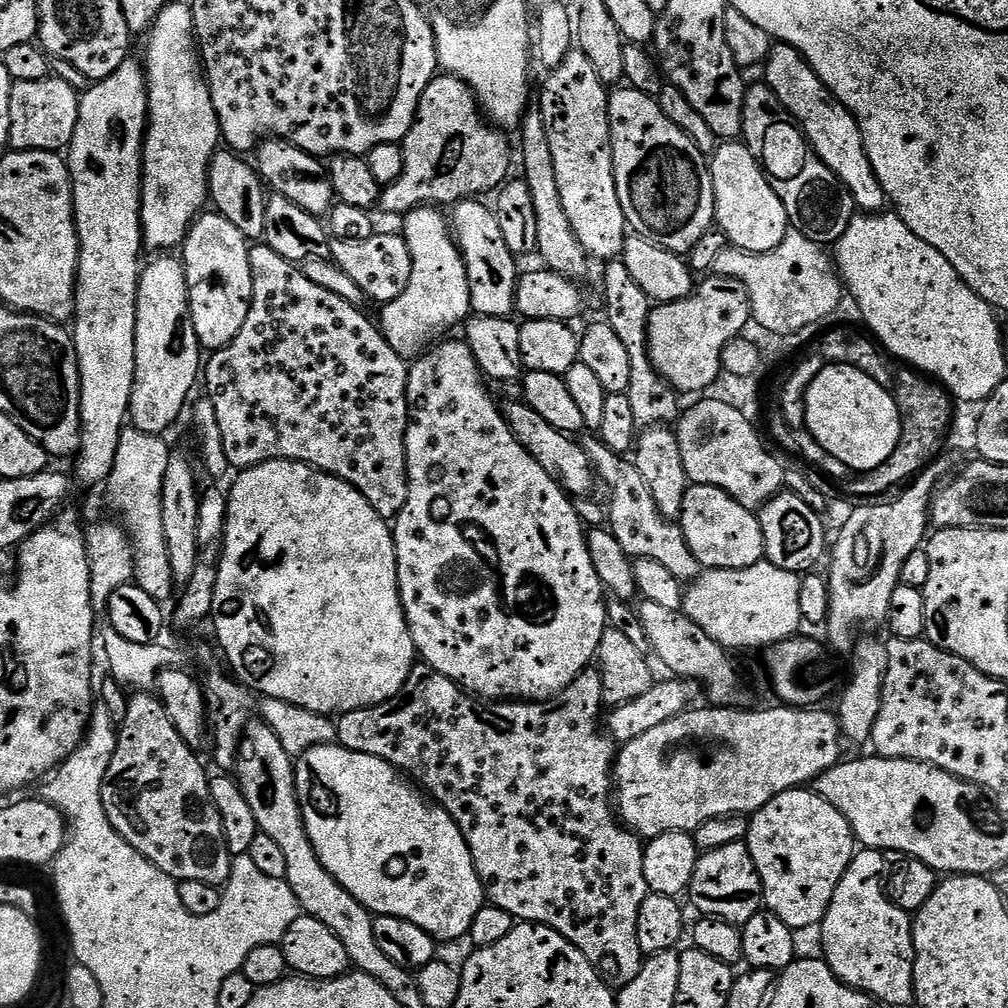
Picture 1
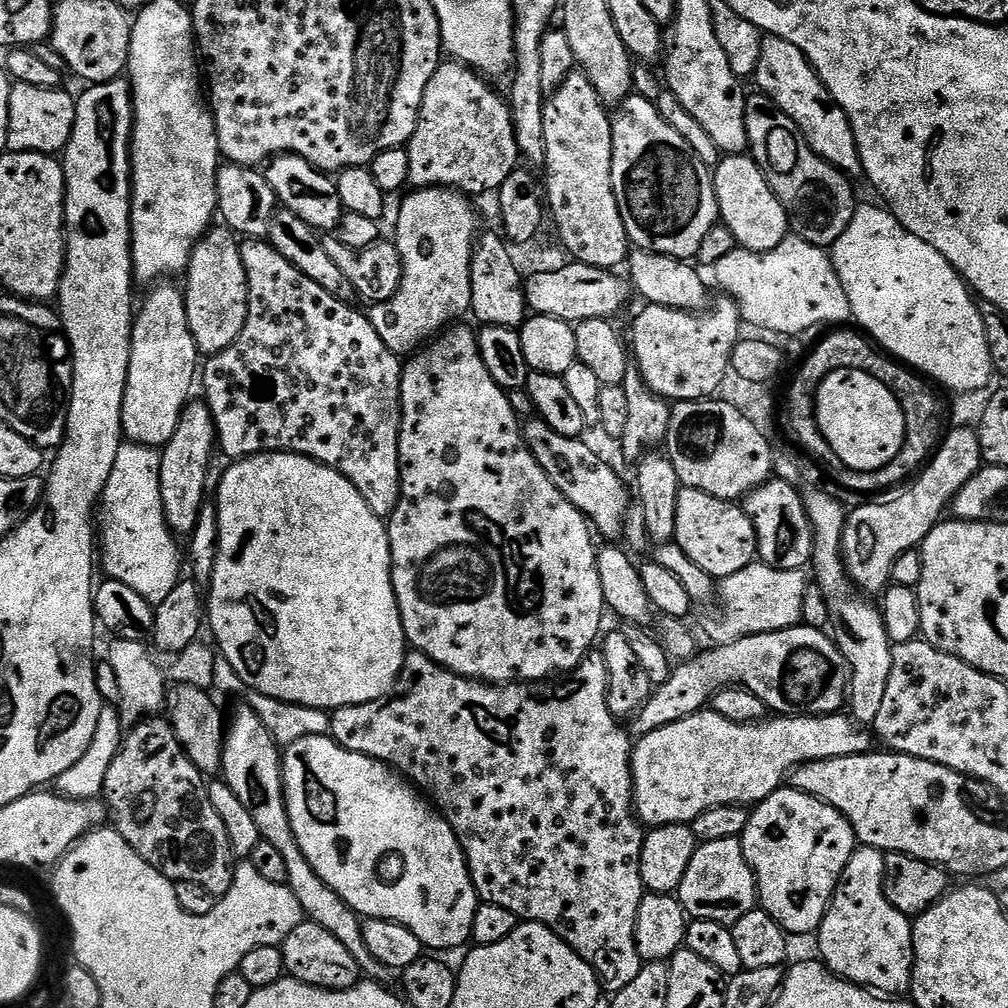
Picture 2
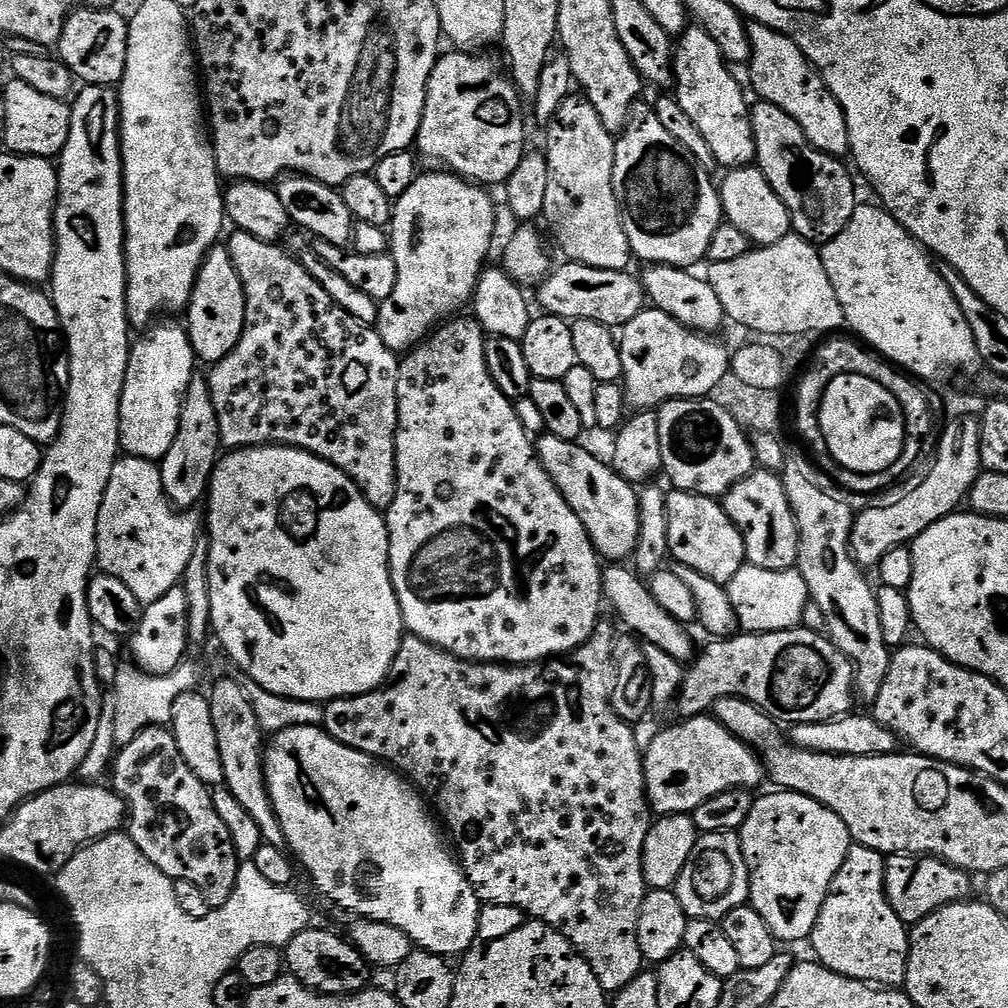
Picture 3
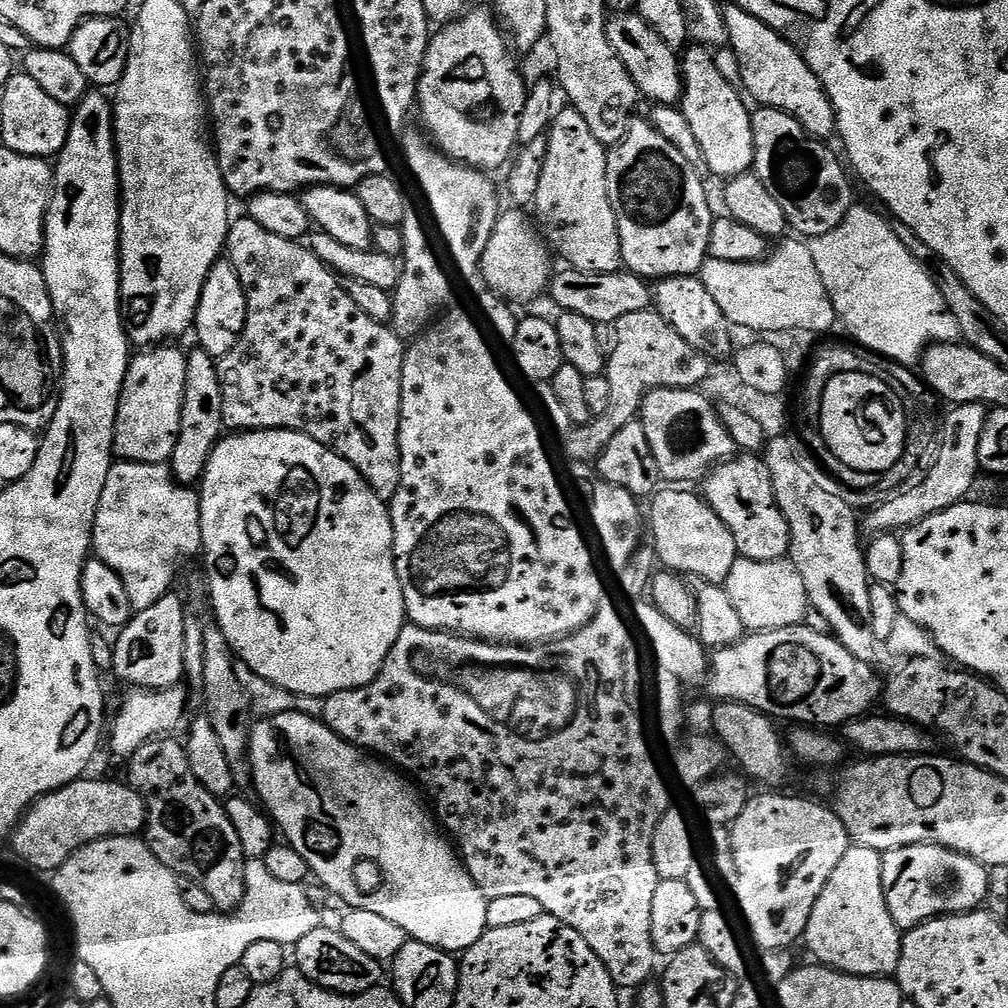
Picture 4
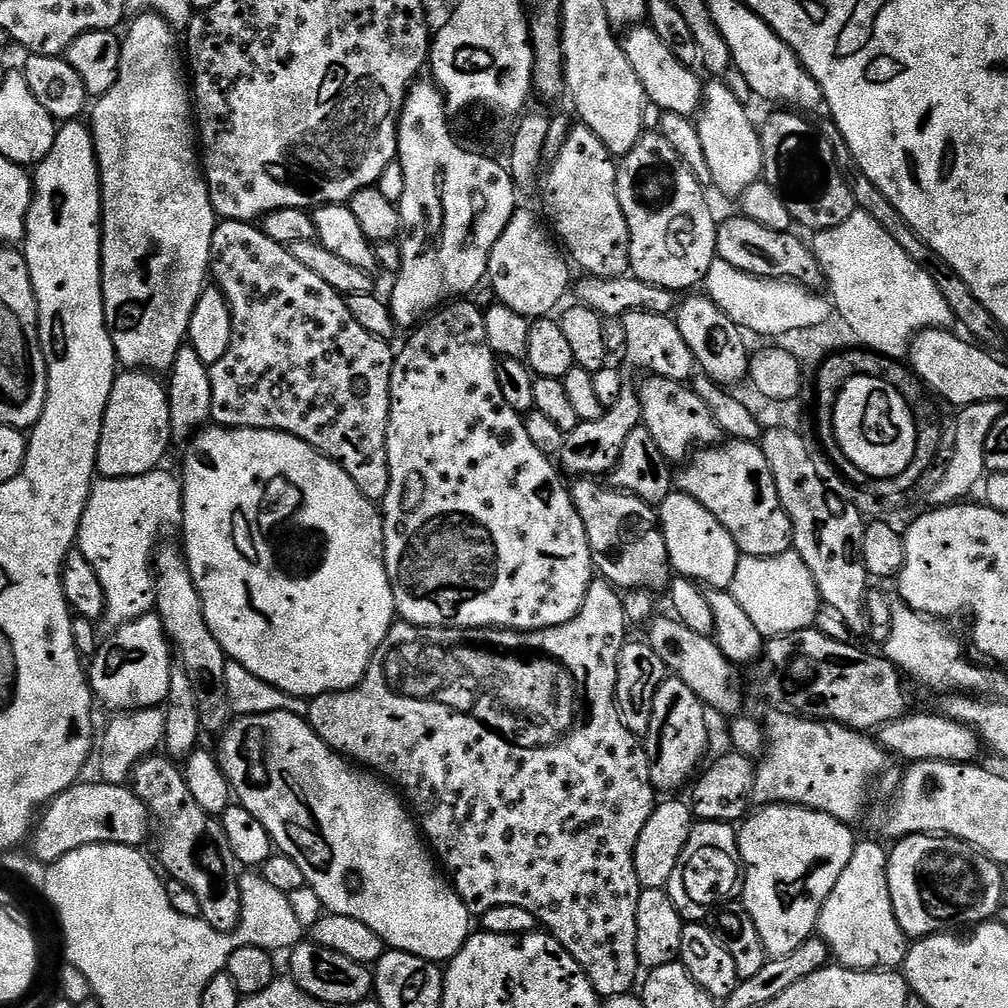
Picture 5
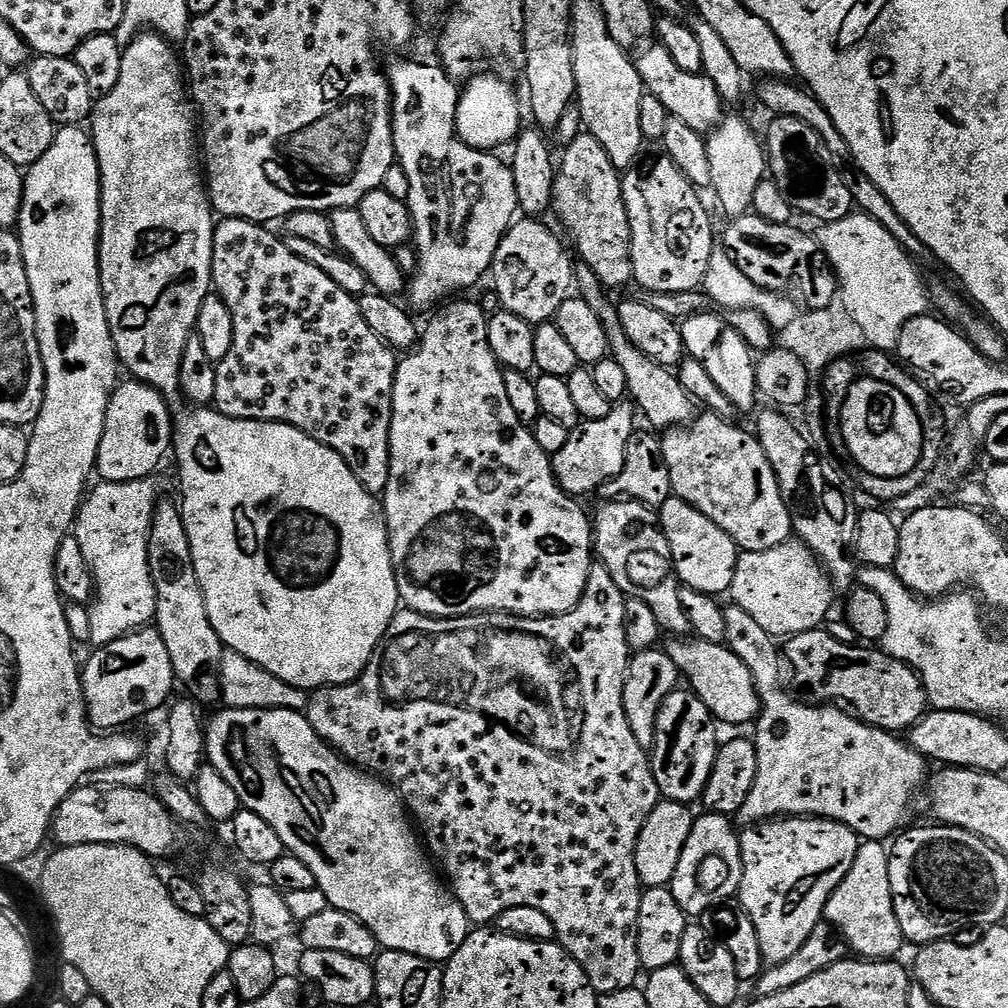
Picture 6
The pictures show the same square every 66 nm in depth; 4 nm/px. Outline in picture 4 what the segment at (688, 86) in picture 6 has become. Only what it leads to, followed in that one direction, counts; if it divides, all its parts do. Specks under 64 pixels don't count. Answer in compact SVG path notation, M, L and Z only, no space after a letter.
M624 10L613 15L608 22L608 37L645 101L653 100L651 103L656 106L676 106L683 101L684 74L681 57L677 49L666 46L666 42L658 36L658 30L654 30L639 12Z

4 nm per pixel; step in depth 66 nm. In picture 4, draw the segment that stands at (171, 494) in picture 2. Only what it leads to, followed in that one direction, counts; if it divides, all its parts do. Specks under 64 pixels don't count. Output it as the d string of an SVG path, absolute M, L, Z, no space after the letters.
M199 350L187 353L188 365L185 368L184 397L178 442L170 461L172 479L181 486L196 486L204 474L204 467L214 450L214 446L225 431L220 409L220 383L216 378L216 364L213 357Z

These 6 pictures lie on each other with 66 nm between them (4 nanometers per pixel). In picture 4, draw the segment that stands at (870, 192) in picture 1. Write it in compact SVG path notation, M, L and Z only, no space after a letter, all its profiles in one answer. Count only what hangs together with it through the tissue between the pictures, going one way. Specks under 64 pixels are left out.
M730 2L723 5L723 11L731 32L730 51L740 63L743 91L749 97L752 95L757 105L789 112L816 139L831 141L831 136L835 137L838 132L836 111L818 74L810 70L798 49L770 26L766 26L766 22L754 18L754 14Z

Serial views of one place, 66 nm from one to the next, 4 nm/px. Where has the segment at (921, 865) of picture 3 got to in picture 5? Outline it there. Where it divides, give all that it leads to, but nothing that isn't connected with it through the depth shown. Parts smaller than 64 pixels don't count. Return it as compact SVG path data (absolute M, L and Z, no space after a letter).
M905 836L897 839L893 848L888 852L888 885L890 886L890 898L894 906L894 914L898 918L898 926L902 926L904 935L909 938L919 938L921 936L934 936L947 933L949 930L960 930L963 924L972 924L979 926L985 922L991 921L999 913L1000 903L1006 898L1004 892L1004 876L1001 865L997 864L984 852L979 852L972 844L964 840L959 840L953 836Z

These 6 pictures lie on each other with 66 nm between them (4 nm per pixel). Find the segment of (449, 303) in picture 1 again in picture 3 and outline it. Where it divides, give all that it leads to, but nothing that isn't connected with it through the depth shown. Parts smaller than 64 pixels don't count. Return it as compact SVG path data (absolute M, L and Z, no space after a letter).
M432 170L436 172L428 172L417 175L416 181L410 186L410 190L406 190L406 194L402 194L394 202L392 210L392 222L390 225L390 255L393 262L397 264L397 285L389 296L379 301L378 311L376 314L375 330L382 338L382 342L386 342L386 346L391 352L397 354L407 353L409 350L421 343L439 325L441 322L447 321L449 318L455 317L459 308L467 309L473 296L476 295L476 283L480 281L480 274L485 267L484 259L488 256L488 251L492 248L492 235L496 232L496 204L488 197L489 189L484 186L477 186L462 176L457 176L447 170Z

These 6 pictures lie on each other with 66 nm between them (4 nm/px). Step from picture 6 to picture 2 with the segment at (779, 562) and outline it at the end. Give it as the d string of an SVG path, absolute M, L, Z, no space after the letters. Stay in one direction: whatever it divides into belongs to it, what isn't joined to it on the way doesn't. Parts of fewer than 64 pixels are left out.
M754 562L738 570L738 574L730 574L719 581L720 621L712 632L713 641L716 644L729 644L754 634L797 627L801 623L804 608L804 575L803 571L787 572L771 568L763 562Z

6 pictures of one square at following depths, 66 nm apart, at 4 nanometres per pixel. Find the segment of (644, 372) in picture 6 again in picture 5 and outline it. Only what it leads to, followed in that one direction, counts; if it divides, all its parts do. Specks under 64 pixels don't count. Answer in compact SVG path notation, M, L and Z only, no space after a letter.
M649 375L640 384L638 399L643 427L650 430L650 438L658 442L658 450L673 465L683 465L697 450L721 443L722 431L714 414L687 383Z

